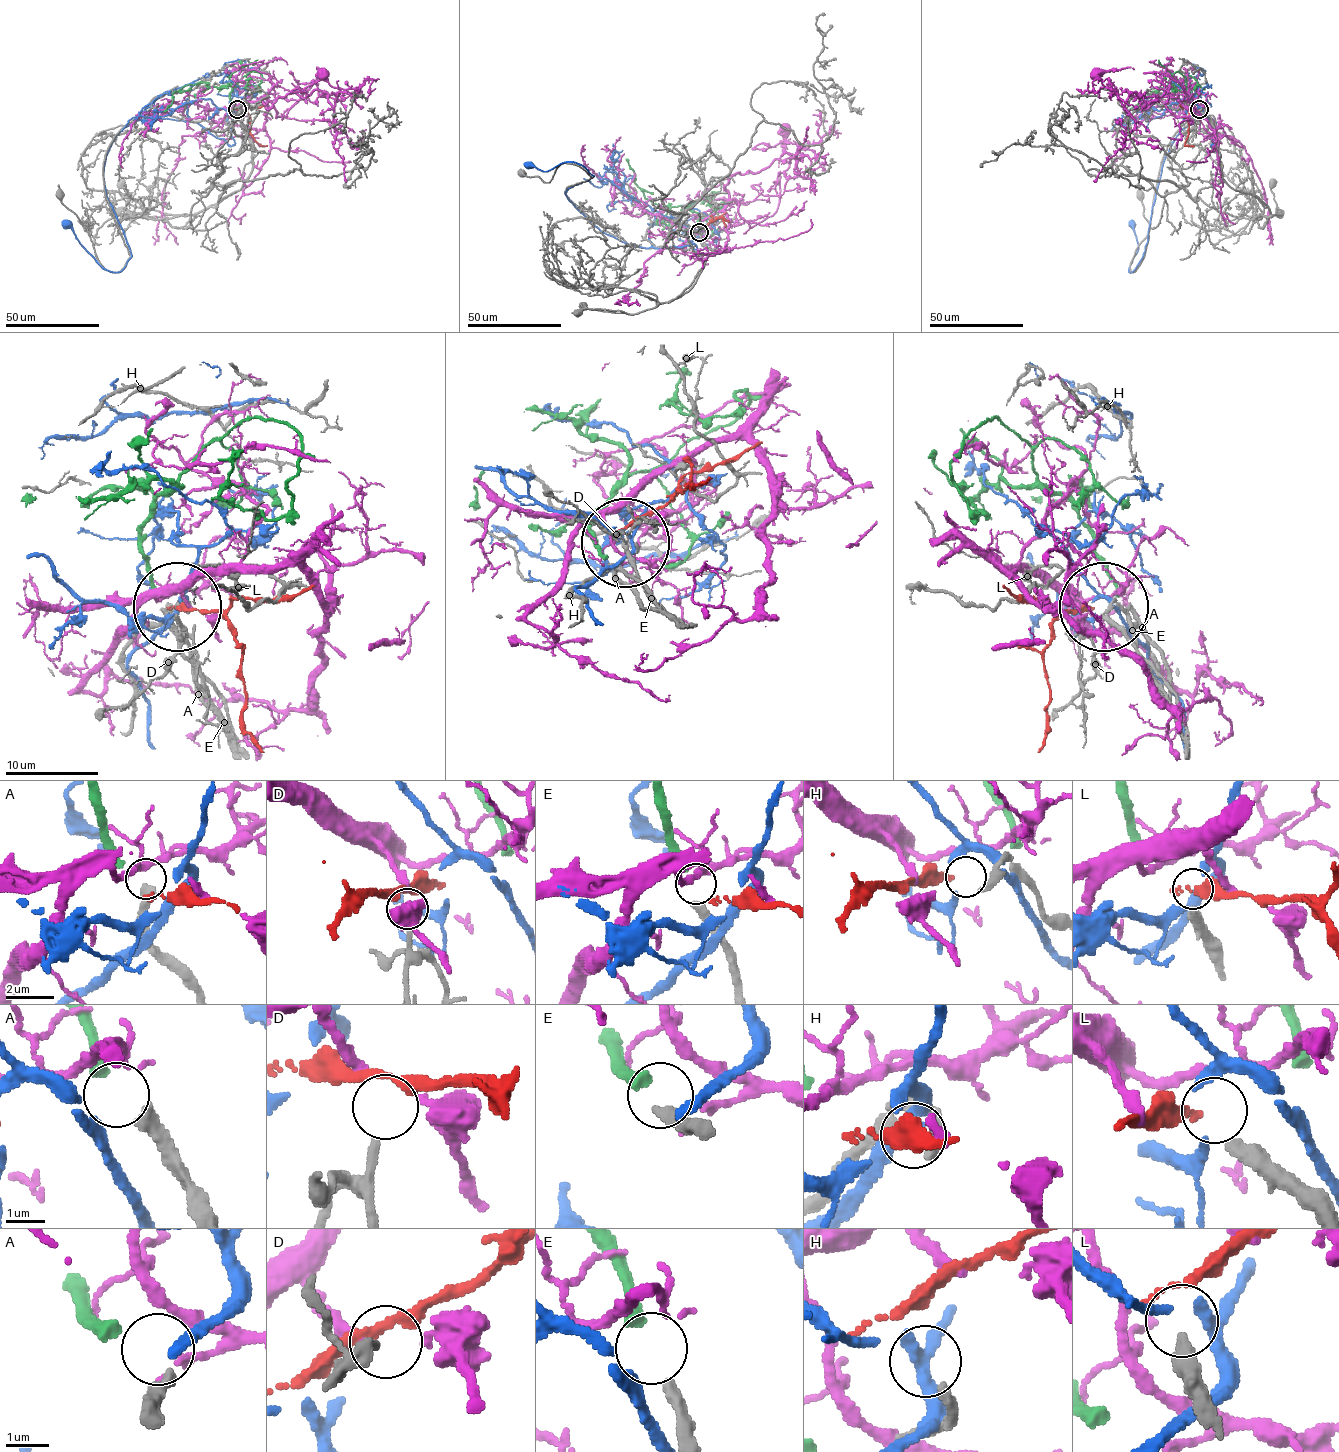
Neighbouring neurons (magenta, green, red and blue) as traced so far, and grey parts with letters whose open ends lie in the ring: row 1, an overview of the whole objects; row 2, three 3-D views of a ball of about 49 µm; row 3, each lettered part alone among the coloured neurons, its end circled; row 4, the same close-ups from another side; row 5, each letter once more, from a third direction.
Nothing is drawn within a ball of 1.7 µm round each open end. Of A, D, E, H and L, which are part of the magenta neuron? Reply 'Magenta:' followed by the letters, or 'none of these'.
Magenta: D

